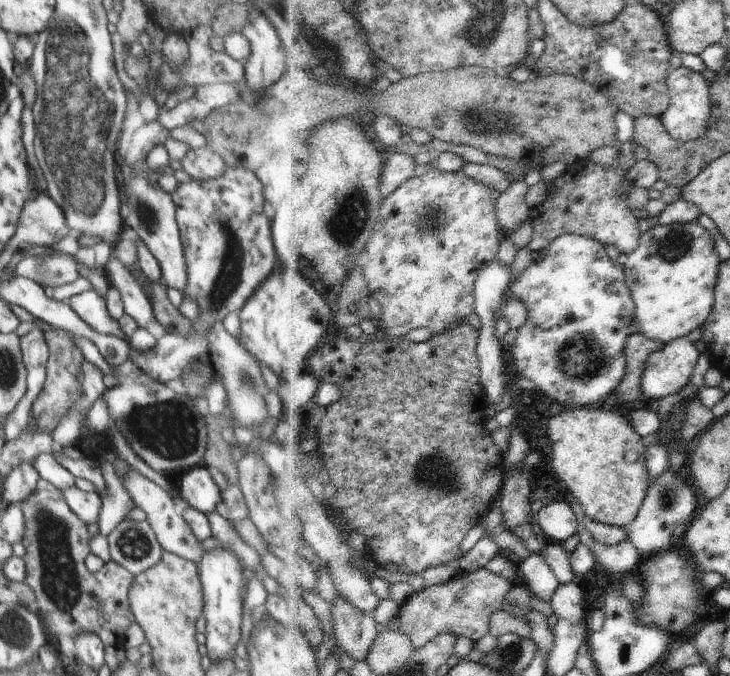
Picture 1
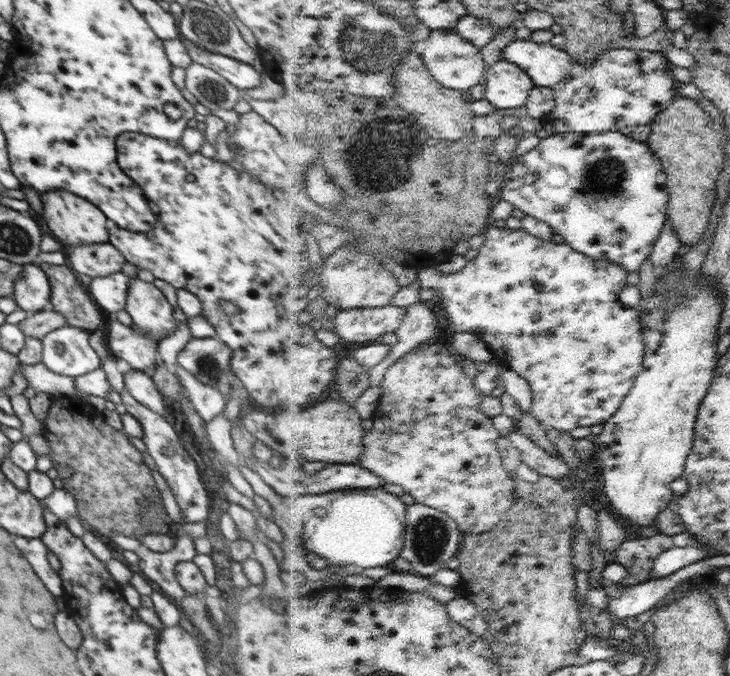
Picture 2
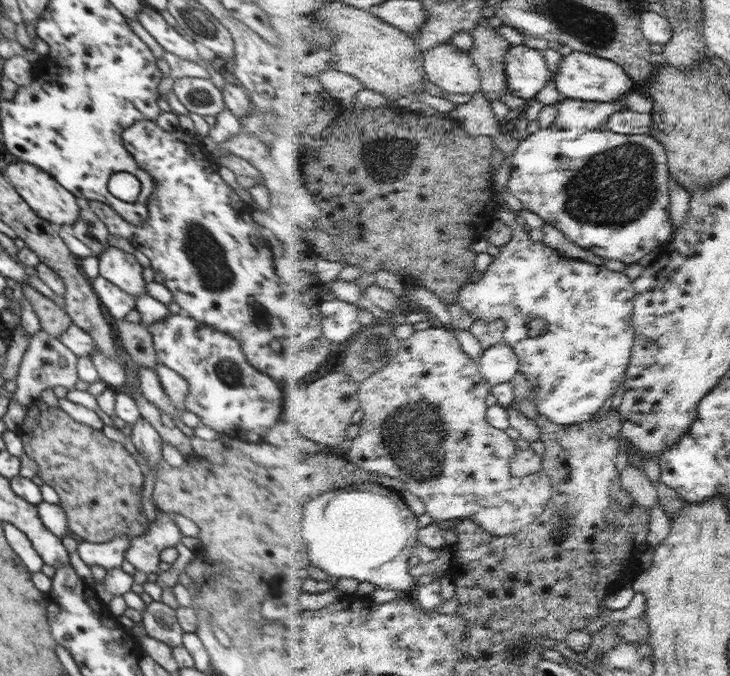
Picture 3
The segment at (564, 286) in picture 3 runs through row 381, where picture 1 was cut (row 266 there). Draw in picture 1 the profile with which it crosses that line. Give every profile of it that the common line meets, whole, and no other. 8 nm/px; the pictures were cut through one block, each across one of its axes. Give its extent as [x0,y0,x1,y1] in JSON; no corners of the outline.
[508,233,637,407]

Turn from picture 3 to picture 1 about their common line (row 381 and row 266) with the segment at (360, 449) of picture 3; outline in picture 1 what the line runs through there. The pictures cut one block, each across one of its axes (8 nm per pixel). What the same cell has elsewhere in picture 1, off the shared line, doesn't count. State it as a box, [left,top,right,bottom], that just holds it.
[363,168,504,337]

